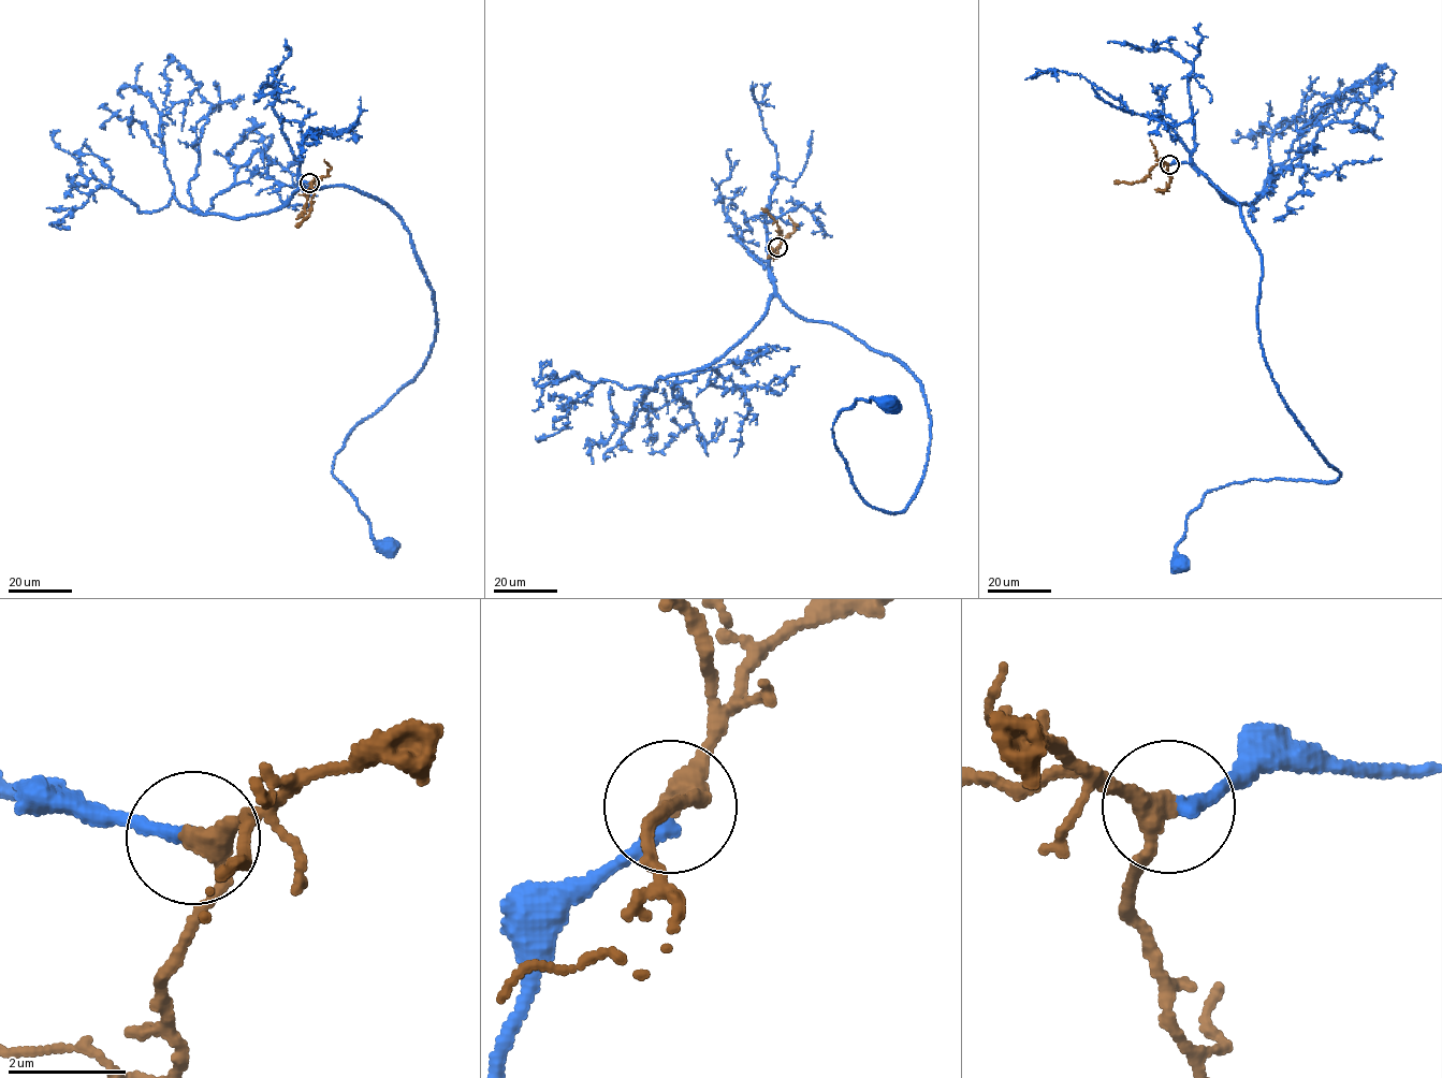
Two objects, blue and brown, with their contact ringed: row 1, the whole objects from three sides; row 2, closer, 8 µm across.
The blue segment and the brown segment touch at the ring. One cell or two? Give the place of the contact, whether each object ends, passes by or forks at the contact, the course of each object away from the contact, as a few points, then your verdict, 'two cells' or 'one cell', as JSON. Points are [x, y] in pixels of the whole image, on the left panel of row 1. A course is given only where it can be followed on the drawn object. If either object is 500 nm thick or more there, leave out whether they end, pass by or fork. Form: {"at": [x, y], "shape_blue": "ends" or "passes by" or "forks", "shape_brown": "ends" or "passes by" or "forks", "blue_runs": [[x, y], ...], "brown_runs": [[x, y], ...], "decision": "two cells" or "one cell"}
{"at": [309, 183], "shape_blue": "ends", "shape_brown": "passes by", "blue_runs": [[309, 183], [297, 177], [386, 204], [432, 290], [424, 367], [333, 463], [389, 545]], "brown_runs": [[309, 183], [312, 181], [311, 210], [307, 218], [294, 226]], "decision": "one cell"}

